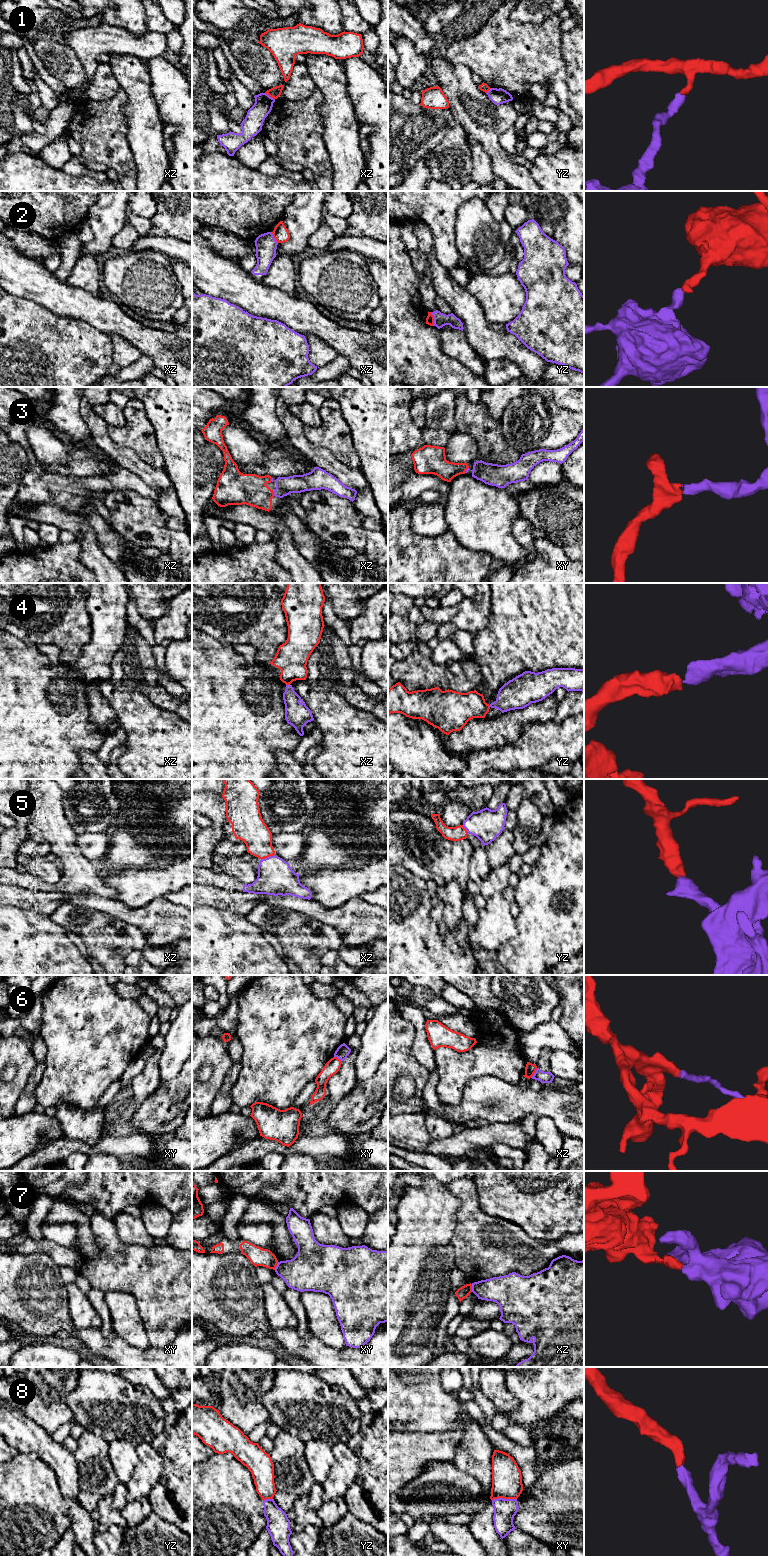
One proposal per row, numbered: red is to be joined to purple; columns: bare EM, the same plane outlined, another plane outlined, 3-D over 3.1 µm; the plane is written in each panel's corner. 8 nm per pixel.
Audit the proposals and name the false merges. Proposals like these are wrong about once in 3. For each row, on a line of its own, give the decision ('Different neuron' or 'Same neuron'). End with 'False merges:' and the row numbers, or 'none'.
1: Different neuron
2: Different neuron
3: Same neuron
4: Same neuron
5: Same neuron
6: Different neuron
7: Different neuron
8: Same neuron
False merges: 1, 2, 6, 7

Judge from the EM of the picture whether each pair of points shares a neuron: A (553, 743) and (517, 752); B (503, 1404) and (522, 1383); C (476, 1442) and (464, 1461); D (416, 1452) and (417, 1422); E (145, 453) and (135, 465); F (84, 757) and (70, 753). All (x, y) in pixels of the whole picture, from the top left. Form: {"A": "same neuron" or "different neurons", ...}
{"A": "same neuron", "B": "different neurons", "C": "same neuron", "D": "different neurons", "E": "different neurons", "F": "different neurons"}

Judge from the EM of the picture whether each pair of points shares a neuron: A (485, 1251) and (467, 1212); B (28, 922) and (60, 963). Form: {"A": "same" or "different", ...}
{"A": "same", "B": "same"}

